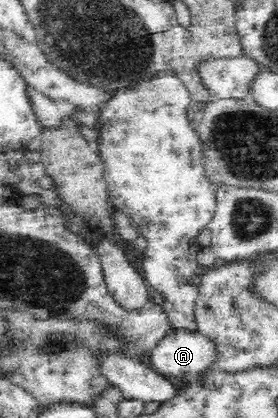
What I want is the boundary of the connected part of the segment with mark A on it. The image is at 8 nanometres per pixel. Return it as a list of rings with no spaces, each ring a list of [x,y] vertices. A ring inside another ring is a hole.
[[[175,328],[151,348],[148,364],[177,381],[196,378],[212,359],[213,346],[205,336]]]

